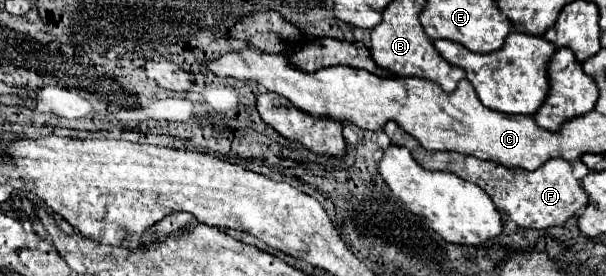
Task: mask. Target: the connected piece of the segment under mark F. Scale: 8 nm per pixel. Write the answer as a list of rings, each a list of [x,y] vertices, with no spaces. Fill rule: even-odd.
[[[388,121],[384,125],[384,133],[390,137],[394,145],[406,147],[412,153],[414,161],[420,163],[422,167],[432,169],[432,171],[436,169],[450,171],[458,175],[460,179],[482,187],[494,201],[504,223],[512,221],[518,227],[530,227],[530,229],[546,229],[554,225],[564,225],[588,201],[588,195],[584,193],[580,183],[574,179],[572,165],[566,159],[550,159],[536,171],[522,171],[522,169],[504,167],[494,161],[482,161],[472,155],[462,155],[462,153],[452,153],[452,151],[426,151],[412,135],[400,129],[400,125],[394,121]]]

